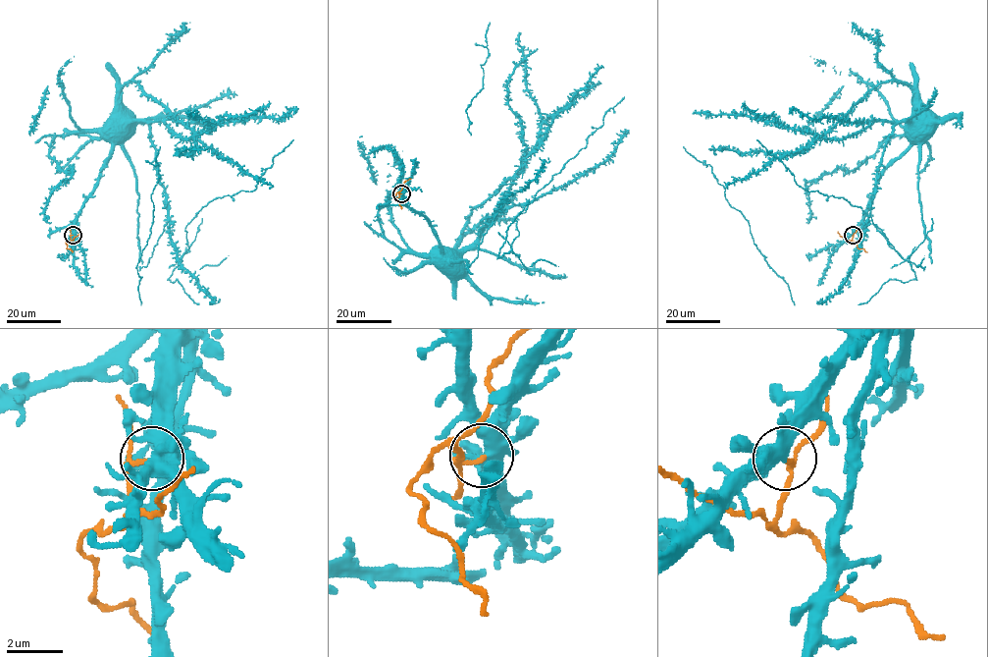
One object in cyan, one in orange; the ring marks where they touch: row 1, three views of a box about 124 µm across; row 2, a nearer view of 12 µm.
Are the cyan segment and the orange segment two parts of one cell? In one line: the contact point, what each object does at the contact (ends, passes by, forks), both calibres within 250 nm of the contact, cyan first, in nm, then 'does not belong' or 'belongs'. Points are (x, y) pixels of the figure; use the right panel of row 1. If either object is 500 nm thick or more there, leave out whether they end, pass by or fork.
at (853, 235); cyan forks there; orange passes by; 440 nm thick on the cyan side, 130 nm on the other; does not belong

